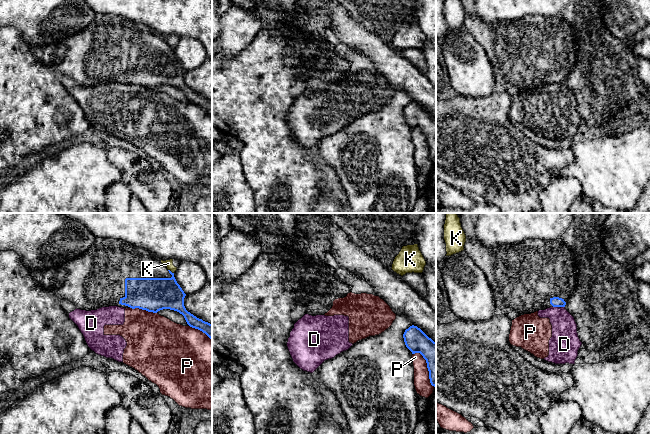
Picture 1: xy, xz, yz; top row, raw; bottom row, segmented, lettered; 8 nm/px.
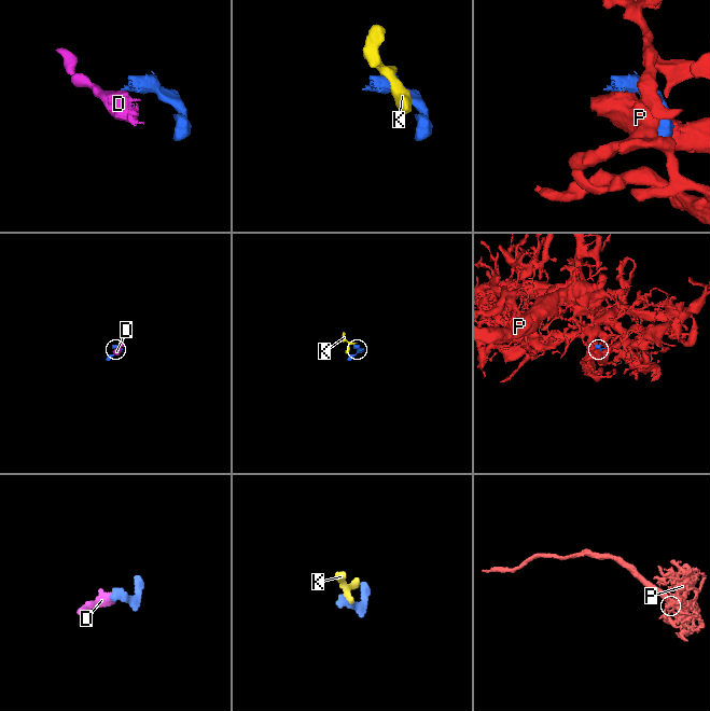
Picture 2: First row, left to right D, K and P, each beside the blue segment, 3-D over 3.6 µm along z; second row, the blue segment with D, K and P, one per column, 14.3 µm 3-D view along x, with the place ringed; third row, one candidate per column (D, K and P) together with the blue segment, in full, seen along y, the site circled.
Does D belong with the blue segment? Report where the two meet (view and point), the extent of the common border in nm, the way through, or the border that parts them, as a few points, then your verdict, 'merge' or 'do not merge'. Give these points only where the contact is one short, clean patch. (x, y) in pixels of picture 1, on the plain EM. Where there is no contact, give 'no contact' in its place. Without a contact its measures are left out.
meets blue in yz at (556, 82); contact 50 nm long; border along yz (553, 82), (558, 83); do not merge

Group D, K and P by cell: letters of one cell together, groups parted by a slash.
D P / K

